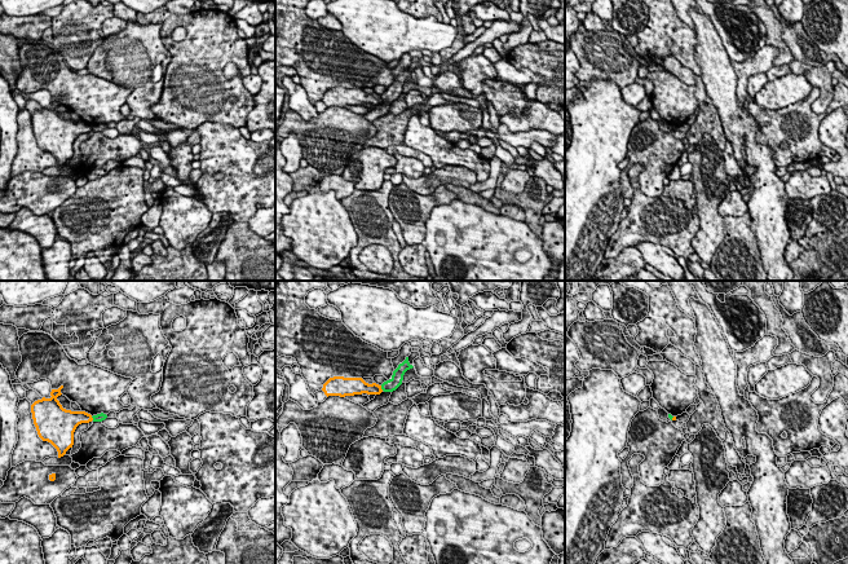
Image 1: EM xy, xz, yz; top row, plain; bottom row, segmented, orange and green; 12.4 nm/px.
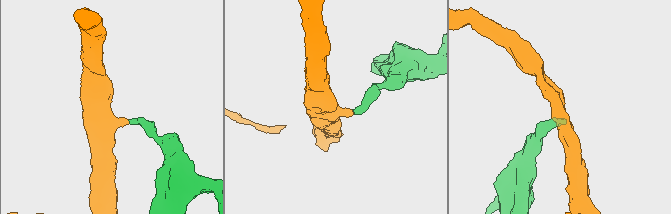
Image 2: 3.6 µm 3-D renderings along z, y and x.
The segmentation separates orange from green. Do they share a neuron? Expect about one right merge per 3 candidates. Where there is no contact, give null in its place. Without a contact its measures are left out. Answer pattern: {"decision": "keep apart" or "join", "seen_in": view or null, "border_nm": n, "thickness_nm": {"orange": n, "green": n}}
{"decision": "keep apart", "seen_in": "xz", "border_nm": 70, "thickness_nm": {"orange": 160, "green": 160}}

